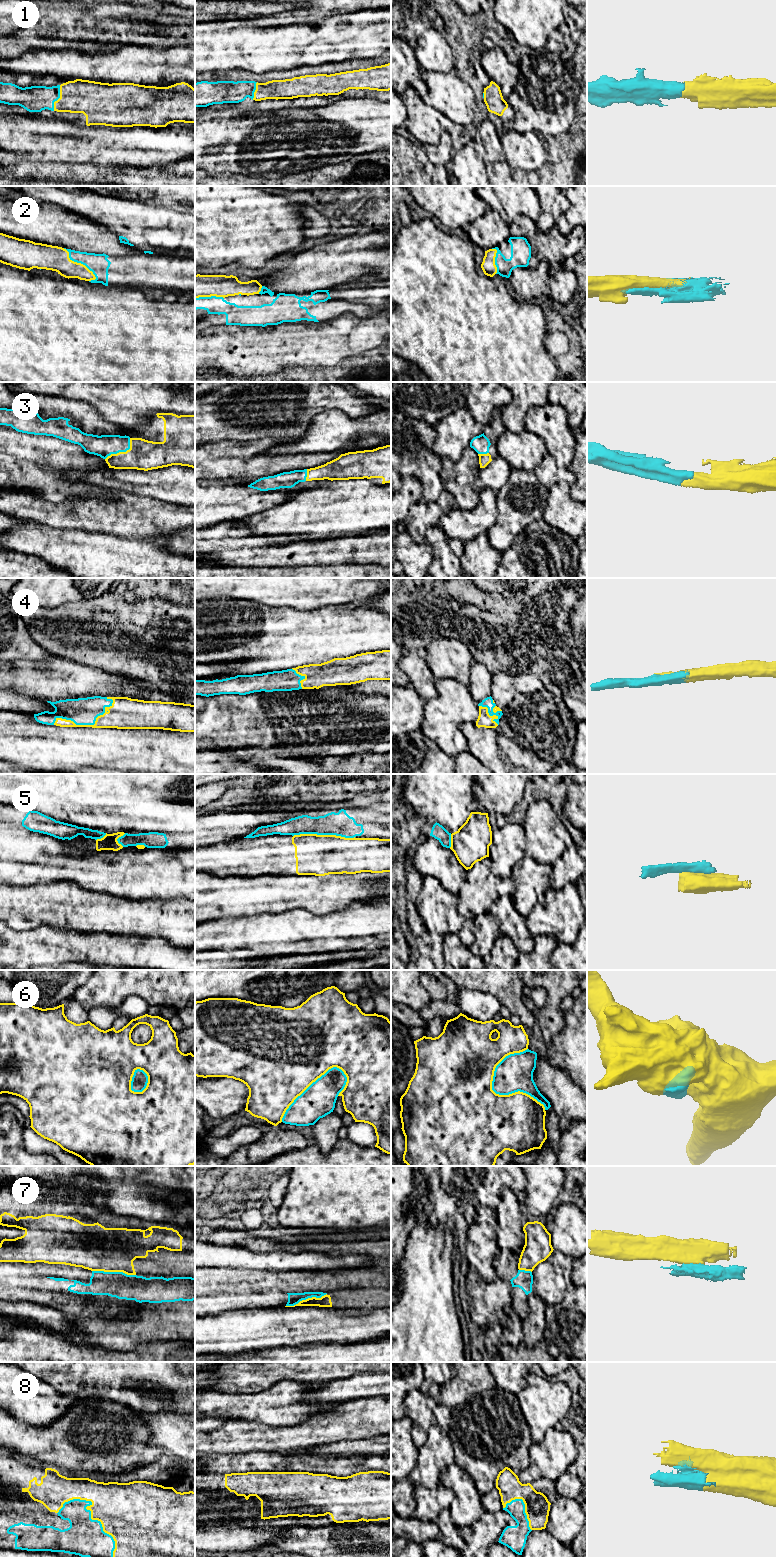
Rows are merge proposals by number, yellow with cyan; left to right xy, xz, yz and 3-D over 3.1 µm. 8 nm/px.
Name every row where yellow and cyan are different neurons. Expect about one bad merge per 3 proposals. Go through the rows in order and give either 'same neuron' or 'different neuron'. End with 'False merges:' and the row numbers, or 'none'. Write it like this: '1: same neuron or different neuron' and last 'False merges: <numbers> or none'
1: same neuron
2: same neuron
3: same neuron
4: same neuron
5: different neuron
6: different neuron
7: different neuron
8: same neuron
False merges: 5, 6, 7

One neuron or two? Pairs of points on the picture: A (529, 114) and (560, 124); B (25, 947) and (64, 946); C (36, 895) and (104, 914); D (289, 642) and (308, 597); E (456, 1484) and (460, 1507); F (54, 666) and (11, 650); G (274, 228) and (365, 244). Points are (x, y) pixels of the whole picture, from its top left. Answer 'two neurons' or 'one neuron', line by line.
A: one neuron
B: one neuron
C: one neuron
D: two neurons
E: one neuron
F: two neurons
G: two neurons

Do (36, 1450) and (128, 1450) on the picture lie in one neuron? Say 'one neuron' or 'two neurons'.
one neuron

